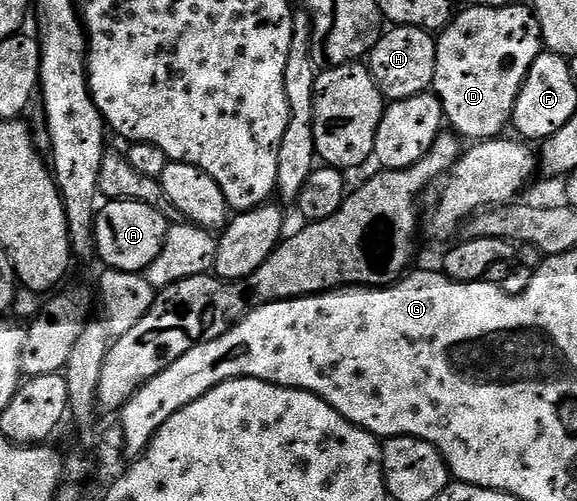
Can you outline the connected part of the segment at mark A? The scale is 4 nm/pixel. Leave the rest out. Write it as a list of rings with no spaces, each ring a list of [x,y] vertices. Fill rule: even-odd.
[[[106,200],[94,218],[97,259],[102,259],[107,269],[145,273],[164,246],[167,227],[168,216],[165,211],[139,200]]]

